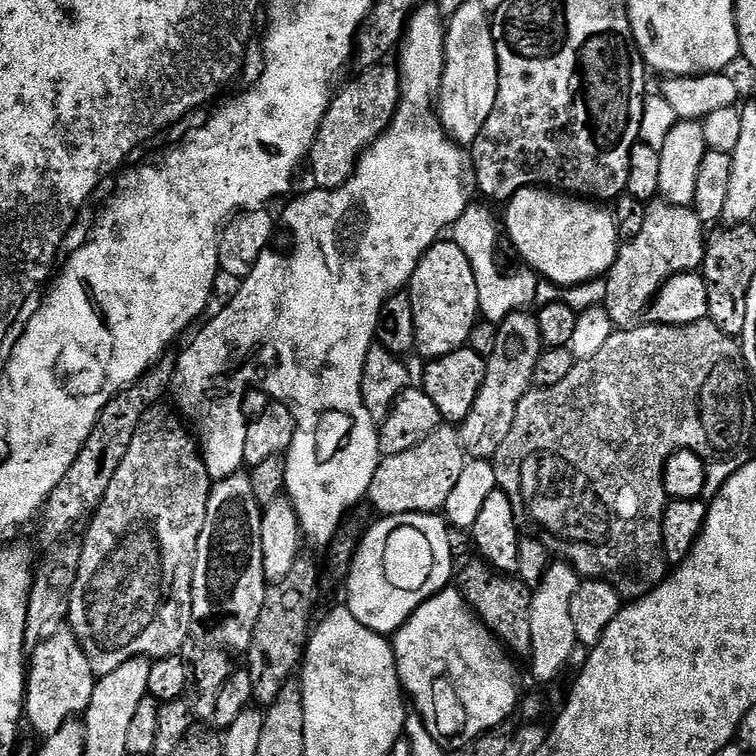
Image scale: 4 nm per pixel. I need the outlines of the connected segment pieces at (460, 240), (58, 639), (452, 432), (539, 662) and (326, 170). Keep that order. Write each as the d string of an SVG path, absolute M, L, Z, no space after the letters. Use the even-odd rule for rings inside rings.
M473 202L468 205L456 223L450 229L451 239L466 254L470 266L474 270L474 278L478 282L478 302L480 316L485 321L499 322L514 312L523 312L535 305L535 288L538 281L537 273L531 270L516 272L513 276L503 276L496 265L496 228L498 232L498 216L487 208L487 203ZM485 204L485 205L484 205ZM529 304L529 305L528 305Z
M62 628L62 631L56 633L50 640L43 640L38 642L41 643L33 652L31 649L28 658L25 675L24 711L27 723L30 722L31 726L41 735L40 737L47 738L54 735L66 721L85 713L92 698L96 676L79 642L76 641L69 629Z
M452 426L436 428L434 434L430 434L422 442L381 459L368 487L367 503L372 503L373 510L380 516L415 512L439 513L450 496L450 490L458 482L465 463L466 457L460 446L459 431Z
M567 562L549 563L539 584L531 589L528 609L530 610L530 642L532 650L532 676L536 680L552 680L567 666L572 651L578 648L573 619L570 618L571 595L581 584L581 577Z
M385 62L376 64L372 68L364 68L361 76L356 76L344 89L337 91L332 97L326 114L322 118L320 128L316 131L315 140L312 143L310 153L310 164L312 160L312 176L316 179L314 182L316 188L339 188L345 184L356 169L356 164L360 161L360 153L365 148L369 148L386 125L391 121L393 112L396 111L396 105L400 98L400 73L395 67L391 68L391 63Z

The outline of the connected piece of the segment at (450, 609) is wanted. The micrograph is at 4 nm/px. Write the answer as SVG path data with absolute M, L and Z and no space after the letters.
M449 586L443 588L441 592L435 592L429 600L423 600L409 618L394 633L394 639L391 641L392 652L396 655L396 669L400 675L400 683L410 701L414 712L422 717L426 728L436 741L443 742L448 746L459 746L465 744L467 740L473 740L479 736L491 733L508 715L517 711L518 705L522 700L520 688L516 685L516 668L512 665L513 657L509 655L503 644L493 636L492 631L480 621L479 616L468 607L464 600L464 595L460 593L459 587Z

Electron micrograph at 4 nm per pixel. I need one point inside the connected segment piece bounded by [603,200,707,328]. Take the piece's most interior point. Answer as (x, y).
(671, 241)

